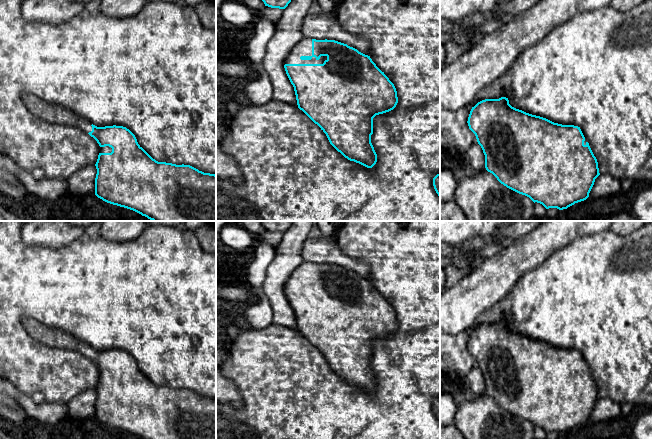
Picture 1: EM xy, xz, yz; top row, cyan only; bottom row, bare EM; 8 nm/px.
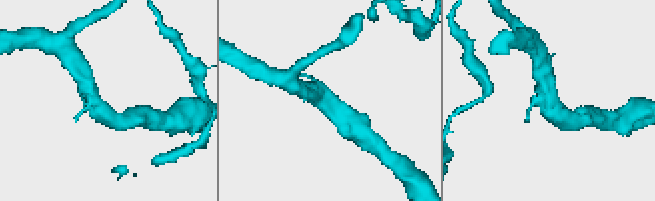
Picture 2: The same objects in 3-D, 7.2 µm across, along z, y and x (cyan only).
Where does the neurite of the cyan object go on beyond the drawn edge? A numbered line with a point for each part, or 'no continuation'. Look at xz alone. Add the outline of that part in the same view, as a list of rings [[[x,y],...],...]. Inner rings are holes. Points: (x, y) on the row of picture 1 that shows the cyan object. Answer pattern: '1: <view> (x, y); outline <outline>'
1: xz (304, 48); outline [[[302,39],[288,54],[285,64],[323,64],[327,56],[319,60],[312,56],[312,39]]]

